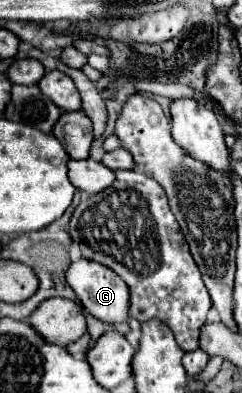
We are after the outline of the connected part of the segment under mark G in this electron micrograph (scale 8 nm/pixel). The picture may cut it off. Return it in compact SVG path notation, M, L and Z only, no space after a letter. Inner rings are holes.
M81 257L79 261L71 263L71 267L67 269L67 283L73 287L73 291L81 299L81 305L85 307L85 311L89 311L95 319L109 323L109 325L129 321L129 313L127 313L127 309L131 307L129 289L125 285L125 281L111 269Z

